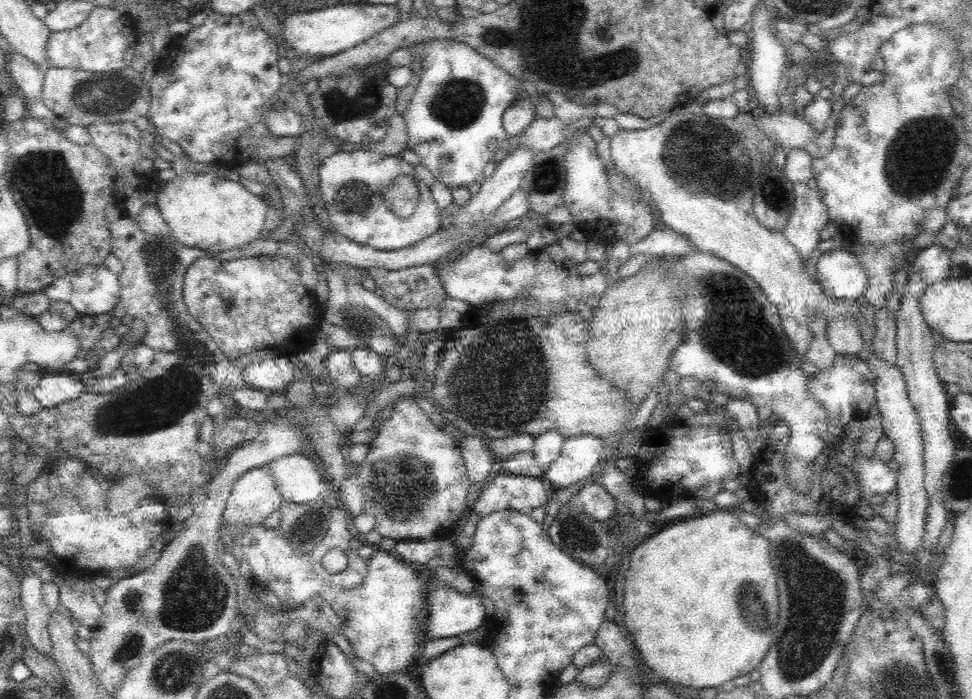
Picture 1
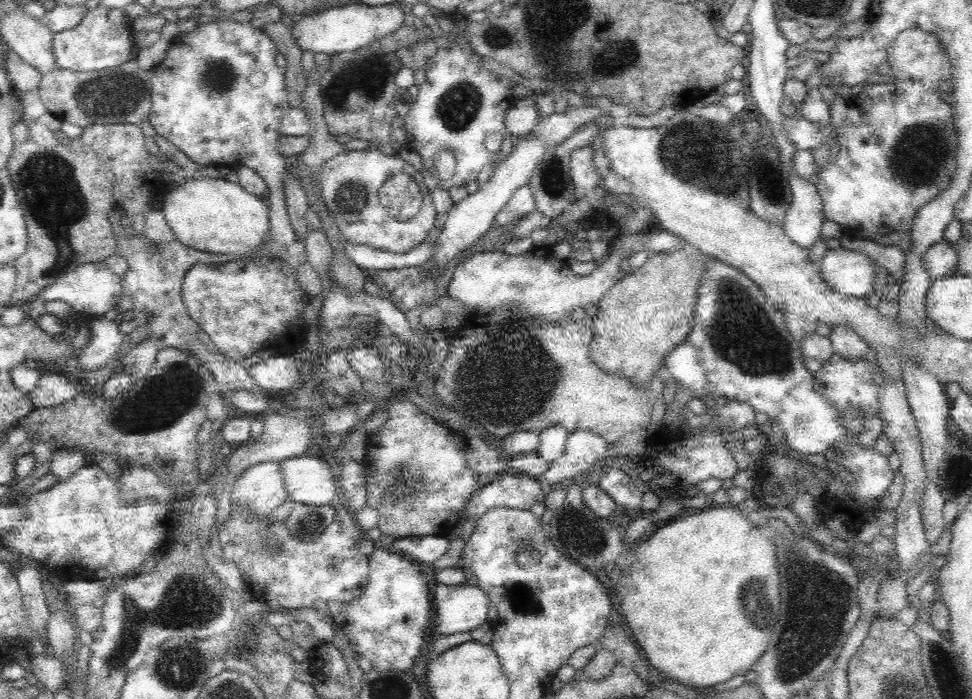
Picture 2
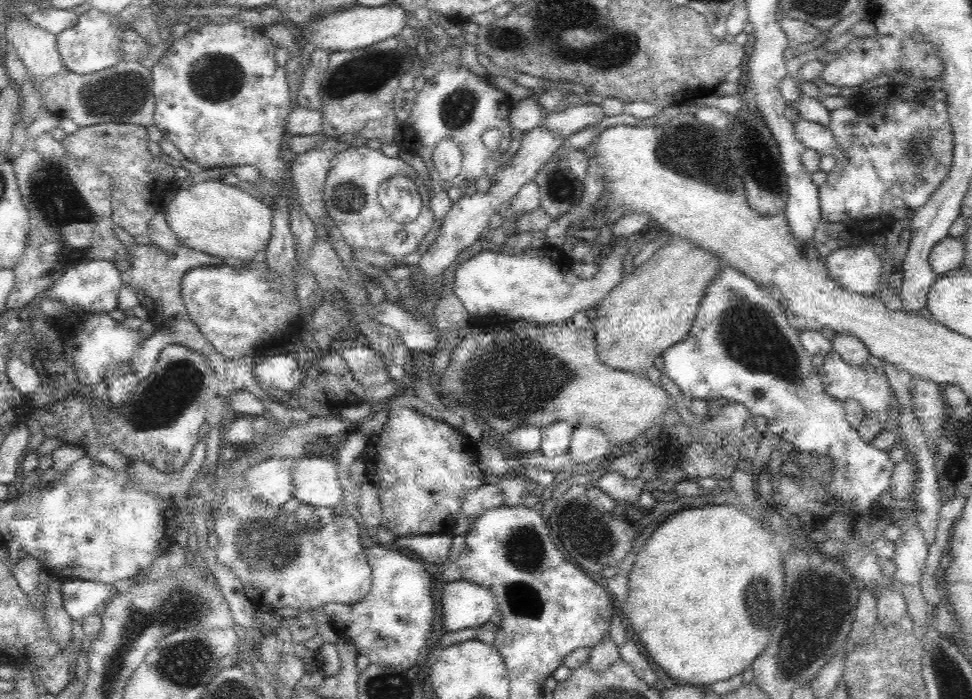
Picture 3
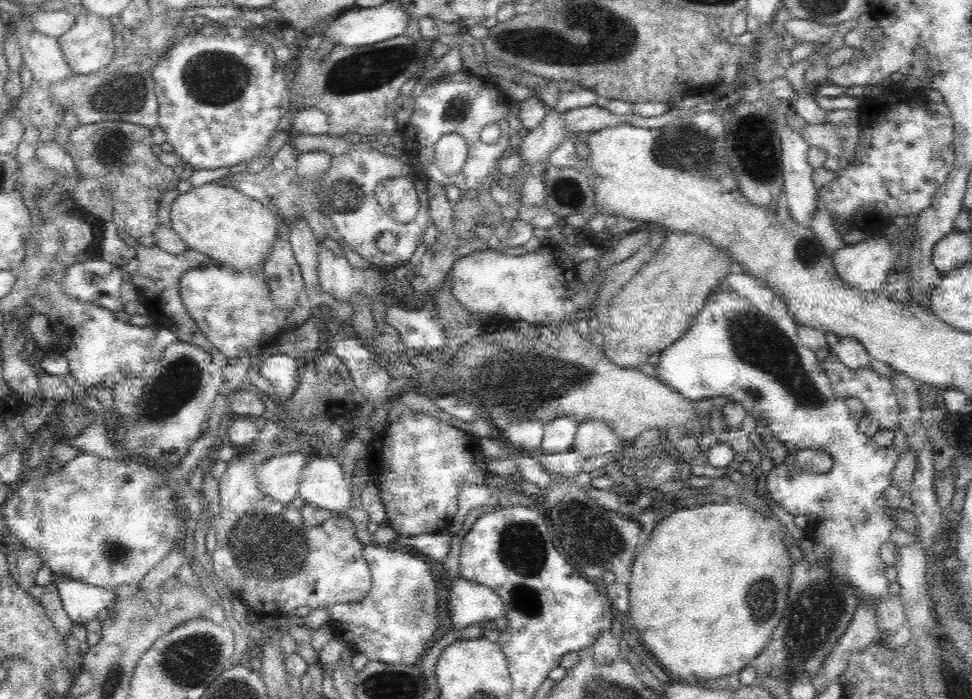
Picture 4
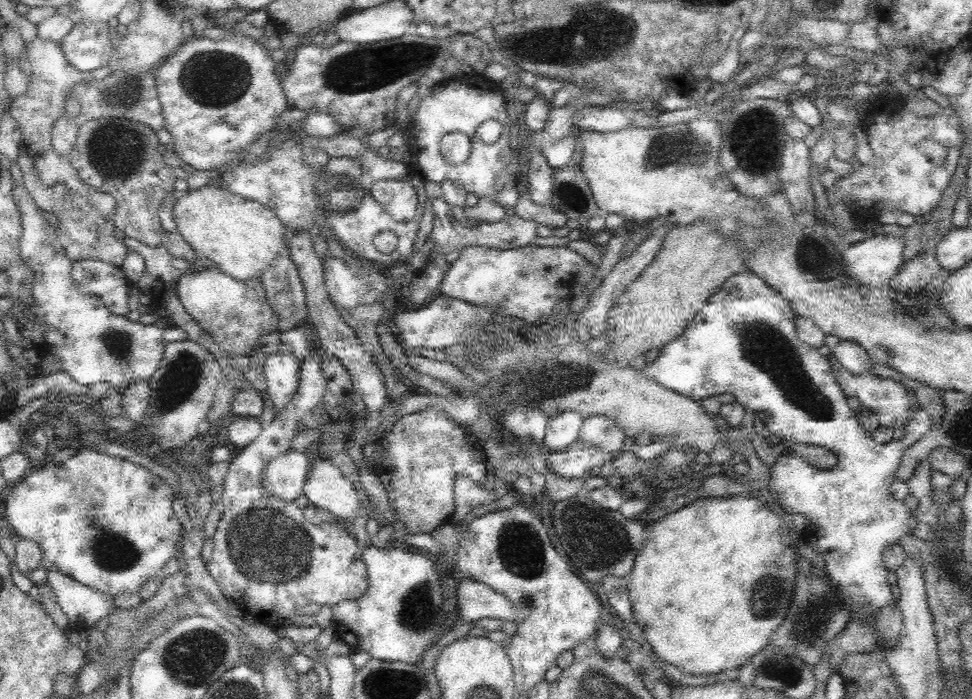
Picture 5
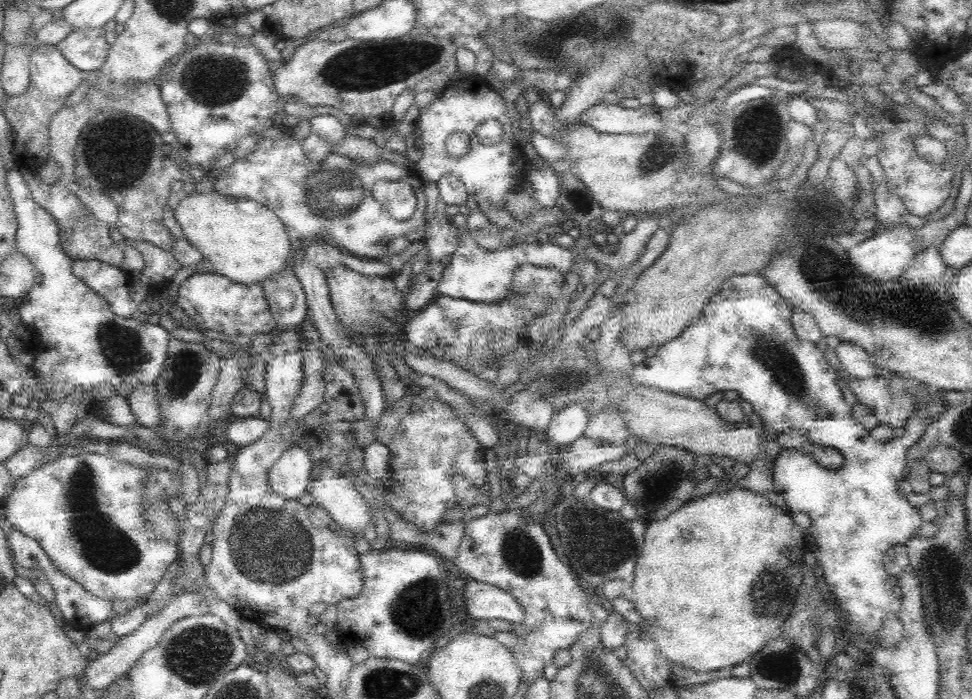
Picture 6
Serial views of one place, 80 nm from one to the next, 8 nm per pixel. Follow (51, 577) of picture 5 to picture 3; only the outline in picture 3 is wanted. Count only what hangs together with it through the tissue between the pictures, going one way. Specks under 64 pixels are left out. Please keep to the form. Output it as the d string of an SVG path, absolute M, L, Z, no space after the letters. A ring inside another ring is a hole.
M70 579L63 584L63 605L75 622L101 610L102 603L114 596L117 590L112 583Z

